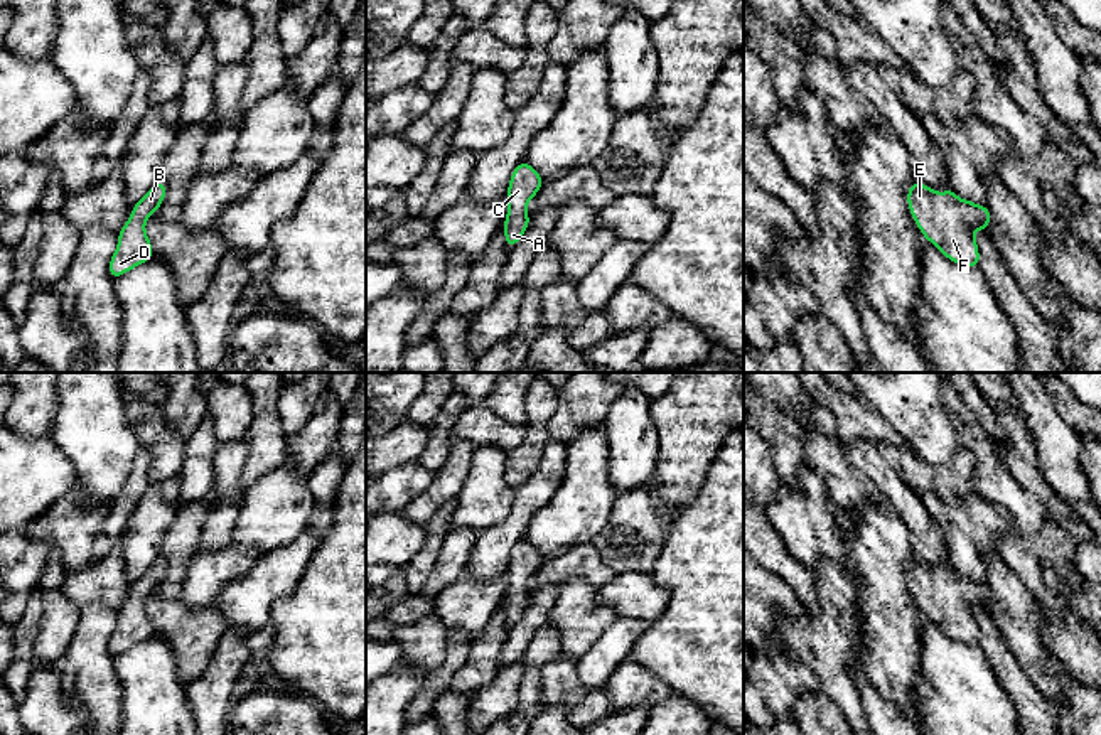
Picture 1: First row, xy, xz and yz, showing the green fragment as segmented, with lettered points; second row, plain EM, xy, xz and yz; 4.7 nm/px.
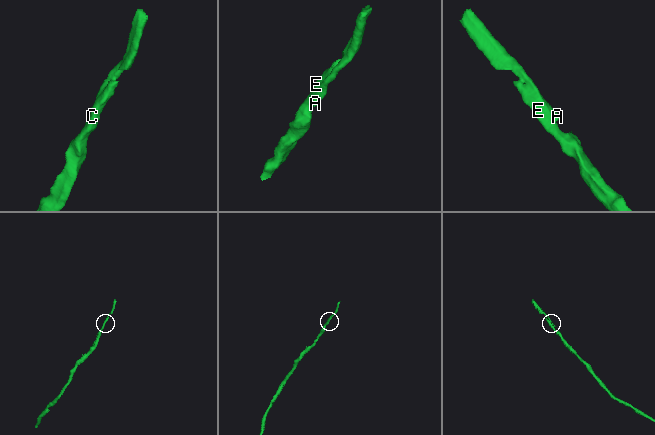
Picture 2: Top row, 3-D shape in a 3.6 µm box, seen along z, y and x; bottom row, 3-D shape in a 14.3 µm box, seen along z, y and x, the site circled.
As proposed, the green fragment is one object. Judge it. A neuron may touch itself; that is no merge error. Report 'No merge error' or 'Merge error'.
No merge error

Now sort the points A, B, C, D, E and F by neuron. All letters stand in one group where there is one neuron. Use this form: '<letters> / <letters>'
A B C D E F

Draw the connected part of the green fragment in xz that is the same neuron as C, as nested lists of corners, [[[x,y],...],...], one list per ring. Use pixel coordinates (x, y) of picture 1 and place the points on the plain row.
[[[526,538],[511,550],[508,563],[508,593],[504,597],[504,615],[508,625],[518,622],[529,604],[528,580],[538,571],[545,556]]]

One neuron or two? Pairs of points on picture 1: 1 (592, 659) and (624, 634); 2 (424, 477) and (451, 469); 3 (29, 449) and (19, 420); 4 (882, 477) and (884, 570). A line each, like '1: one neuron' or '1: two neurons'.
1: one neuron
2: two neurons
3: two neurons
4: two neurons

